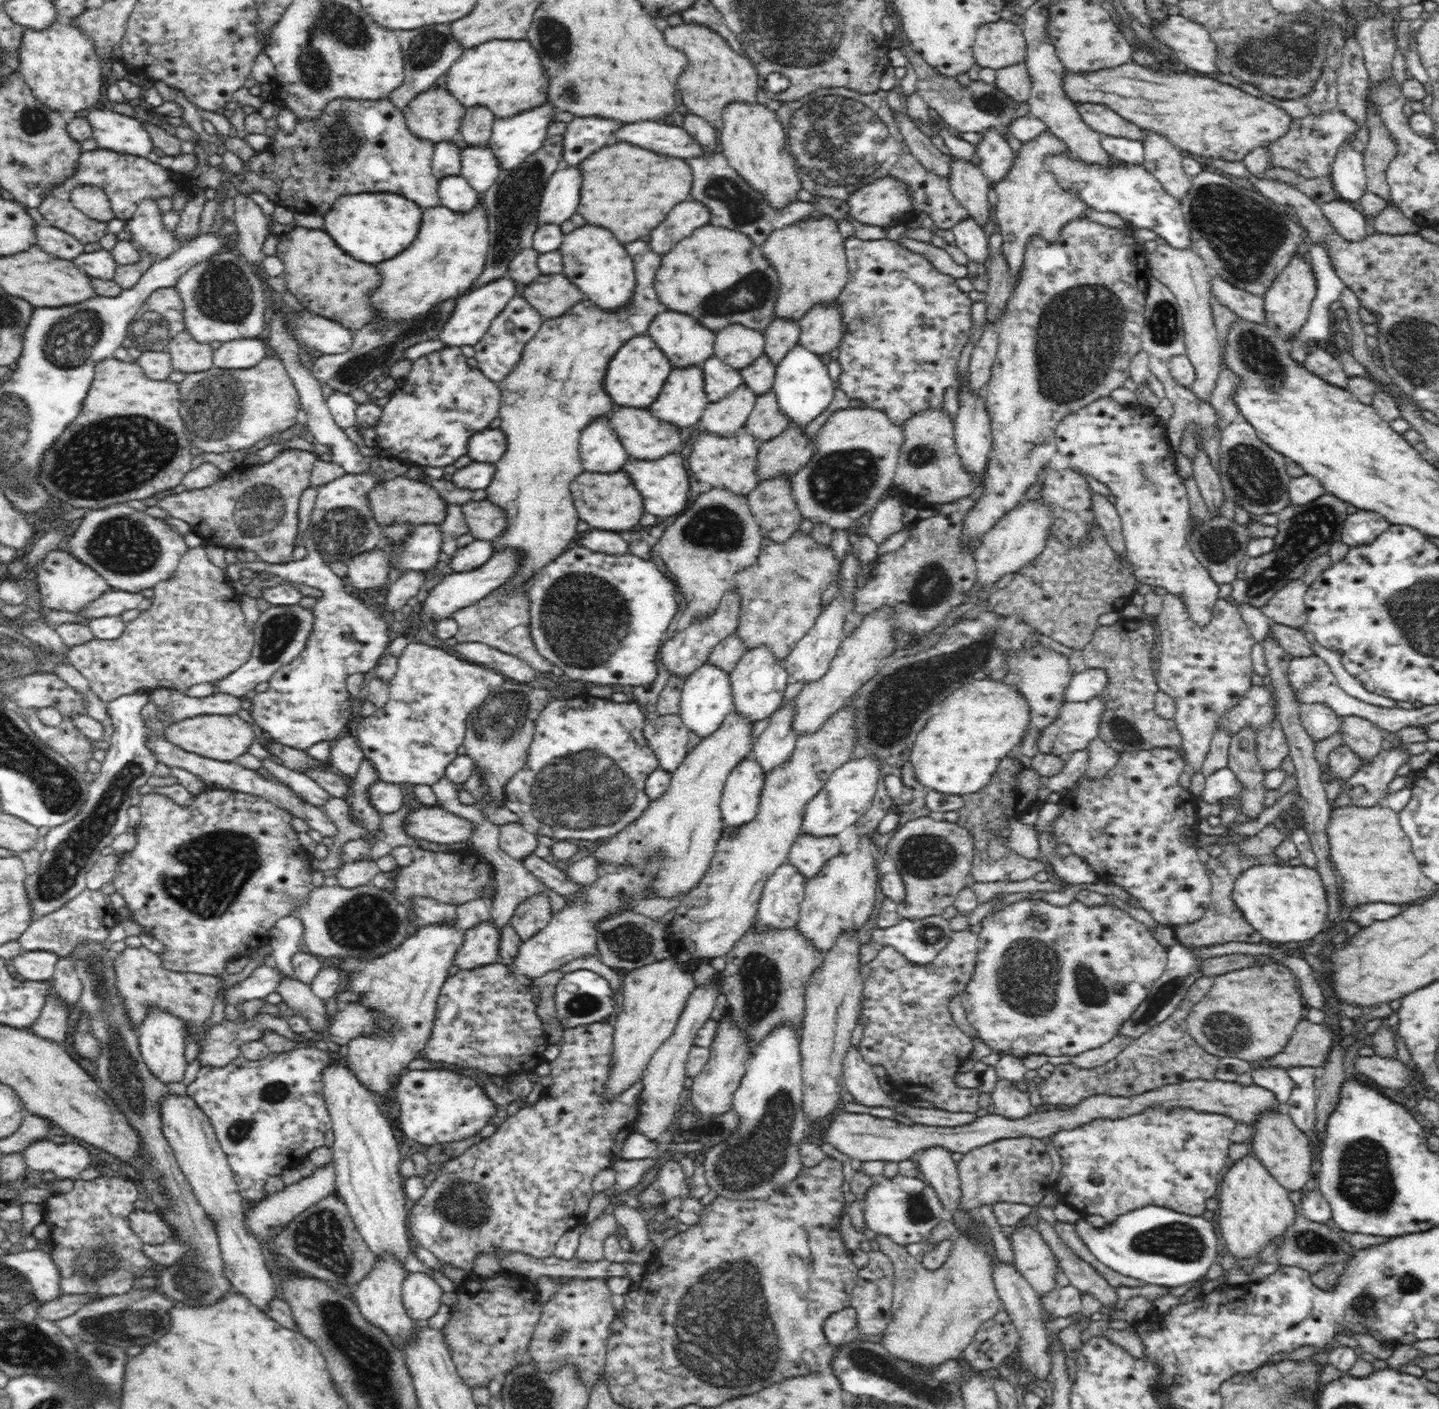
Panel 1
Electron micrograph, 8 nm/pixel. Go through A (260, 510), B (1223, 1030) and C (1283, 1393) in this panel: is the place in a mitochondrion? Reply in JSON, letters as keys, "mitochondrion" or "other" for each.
{"A":"mitochondrion","B":"mitochondrion","C":"mitochondrion"}

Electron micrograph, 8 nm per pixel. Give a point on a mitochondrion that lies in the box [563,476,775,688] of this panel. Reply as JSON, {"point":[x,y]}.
{"point":[717,527]}

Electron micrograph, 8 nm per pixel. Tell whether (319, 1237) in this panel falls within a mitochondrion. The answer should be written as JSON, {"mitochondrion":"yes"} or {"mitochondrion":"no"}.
{"mitochondrion":"yes"}

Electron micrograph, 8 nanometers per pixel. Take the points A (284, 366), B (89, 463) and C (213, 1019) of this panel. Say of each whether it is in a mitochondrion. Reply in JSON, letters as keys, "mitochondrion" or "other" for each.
{"A":"other","B":"mitochondrion","C":"other"}

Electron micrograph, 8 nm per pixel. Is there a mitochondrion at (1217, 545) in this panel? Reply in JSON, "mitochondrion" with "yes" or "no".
{"mitochondrion":"yes"}

